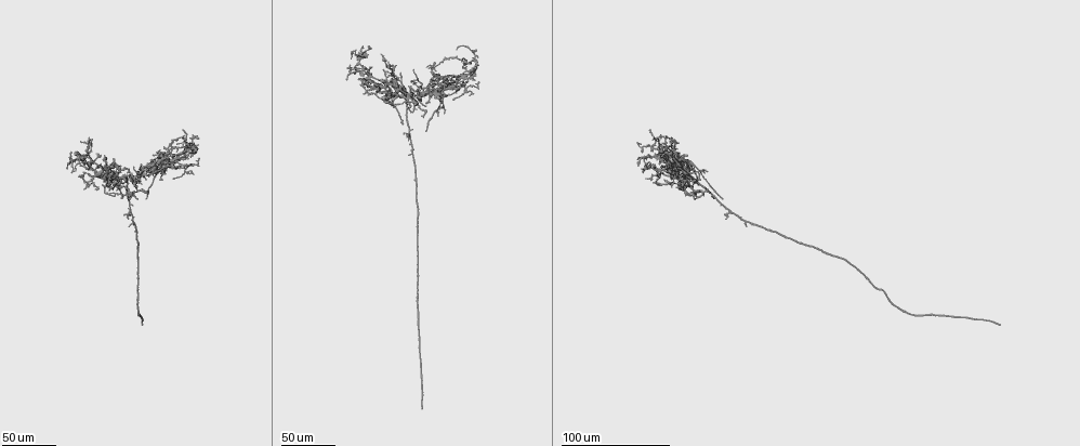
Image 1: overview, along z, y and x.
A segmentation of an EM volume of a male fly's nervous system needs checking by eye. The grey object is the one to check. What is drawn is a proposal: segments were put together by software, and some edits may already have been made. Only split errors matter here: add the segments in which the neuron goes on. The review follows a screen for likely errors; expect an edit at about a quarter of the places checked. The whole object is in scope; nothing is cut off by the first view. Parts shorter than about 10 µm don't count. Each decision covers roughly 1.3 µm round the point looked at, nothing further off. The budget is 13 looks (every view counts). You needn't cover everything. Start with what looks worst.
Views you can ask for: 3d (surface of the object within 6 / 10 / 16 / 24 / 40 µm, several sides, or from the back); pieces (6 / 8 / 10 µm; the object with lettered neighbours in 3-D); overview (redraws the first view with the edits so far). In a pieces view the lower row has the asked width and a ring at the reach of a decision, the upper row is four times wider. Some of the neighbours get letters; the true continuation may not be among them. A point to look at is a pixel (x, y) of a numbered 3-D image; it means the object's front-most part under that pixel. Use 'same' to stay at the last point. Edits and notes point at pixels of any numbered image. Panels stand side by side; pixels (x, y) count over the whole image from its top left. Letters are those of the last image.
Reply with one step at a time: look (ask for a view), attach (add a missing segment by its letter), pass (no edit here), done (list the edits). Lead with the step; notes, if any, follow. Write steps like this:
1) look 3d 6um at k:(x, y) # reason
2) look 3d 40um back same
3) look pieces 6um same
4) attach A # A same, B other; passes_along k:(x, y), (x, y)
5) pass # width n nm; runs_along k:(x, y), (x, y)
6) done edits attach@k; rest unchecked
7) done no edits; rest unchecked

look 3d 24um at 1:(423, 408) # long arm stops here

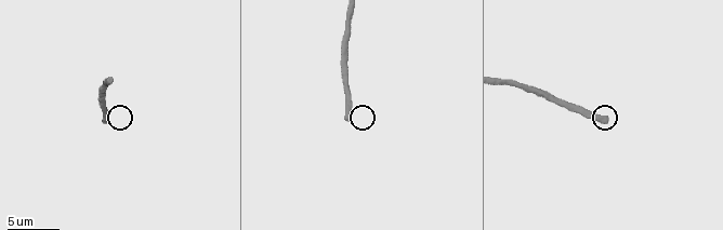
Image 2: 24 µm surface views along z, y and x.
look pieces 10um at 2:(348, 118)

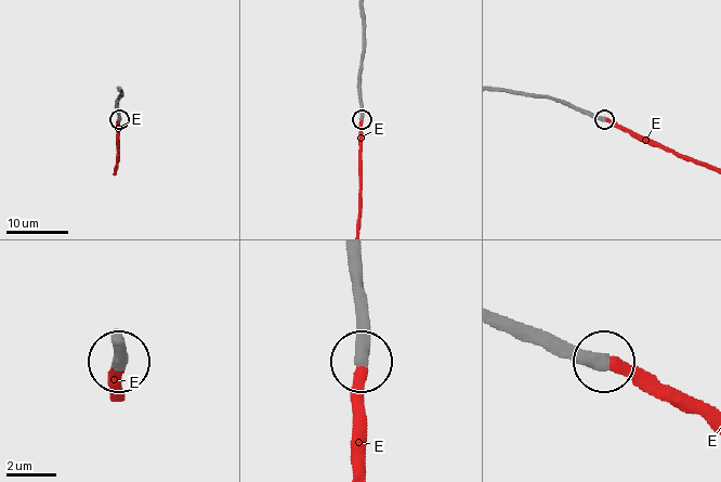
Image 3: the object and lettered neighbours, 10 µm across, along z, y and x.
attach E # E same; passes_along 3:(355, 301), (362, 318), (362, 461); it goes on there

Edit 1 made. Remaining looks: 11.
look 3d 40um at 1:(142, 164) # an open end

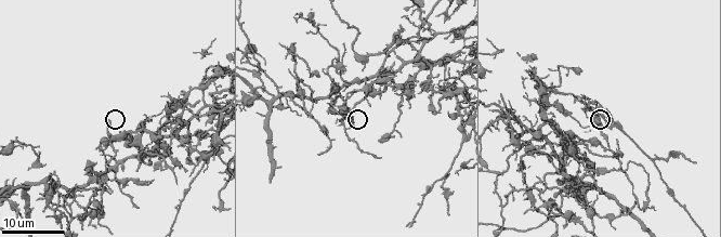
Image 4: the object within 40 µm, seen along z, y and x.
look pieces 6um at 4:(108, 122)

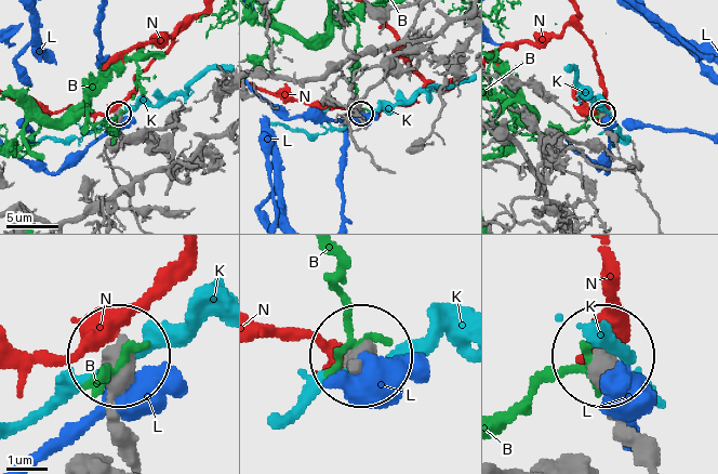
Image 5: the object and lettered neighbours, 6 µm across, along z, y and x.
pass # B other, K other, L other, N other; none of them fits

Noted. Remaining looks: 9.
look 3d 24um at 1:(660, 168) # an open end

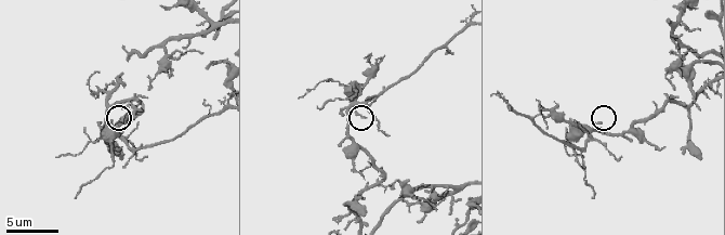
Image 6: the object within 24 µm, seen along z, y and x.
look pieces 6um at 6:(601, 122)

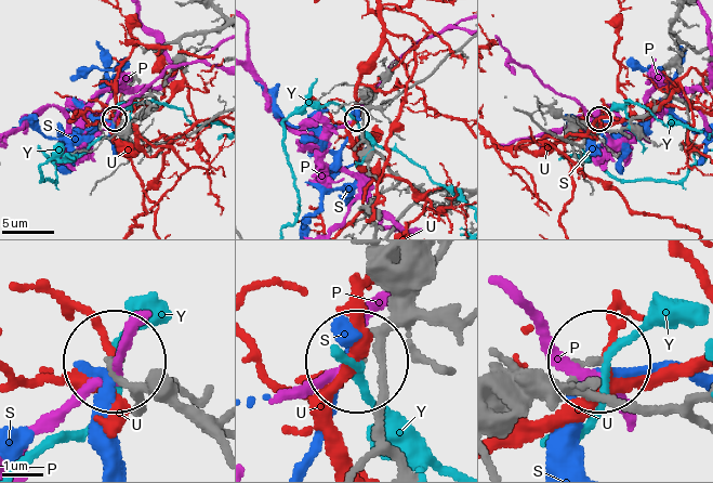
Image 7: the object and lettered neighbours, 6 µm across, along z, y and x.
pass # P other, S other, U other, Y other; none of them fits

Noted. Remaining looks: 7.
look 3d 24um at 1:(394, 66) # branch stops here

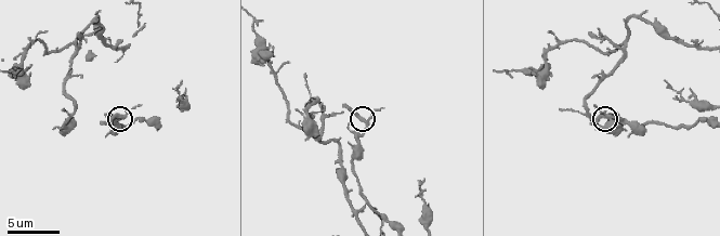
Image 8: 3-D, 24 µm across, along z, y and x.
look pieces 10um at 8:(591, 121)

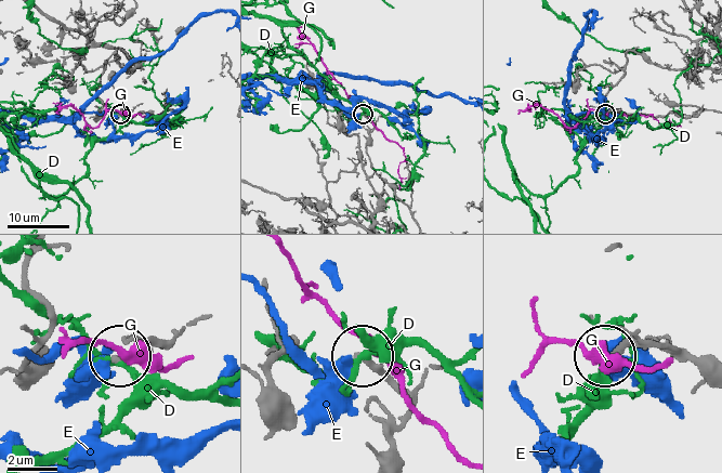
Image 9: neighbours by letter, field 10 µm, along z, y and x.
pass # D other, E other, G other; none of them fits

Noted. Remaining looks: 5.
look 3d 40um at 1:(674, 145) # long arm stops here

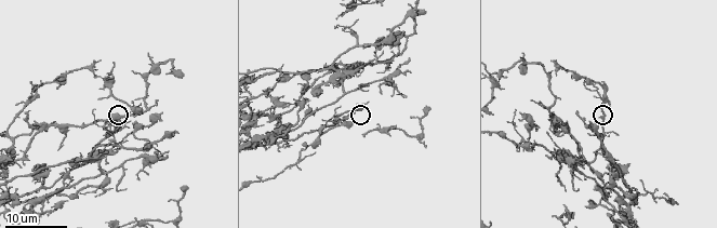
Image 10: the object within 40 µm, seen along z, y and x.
look pieces 6um at 10:(593, 115)

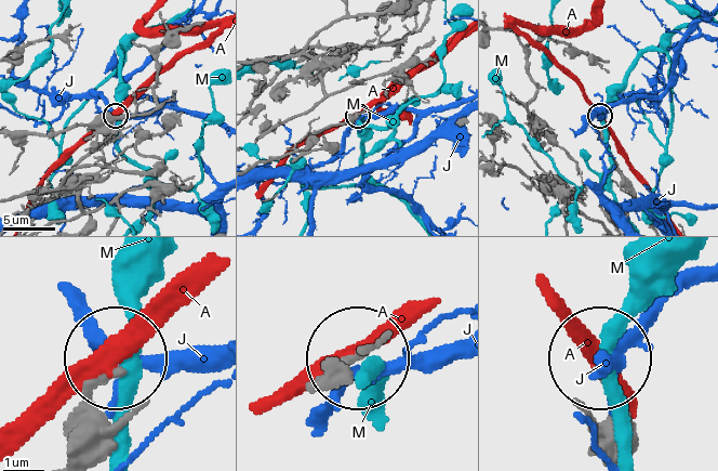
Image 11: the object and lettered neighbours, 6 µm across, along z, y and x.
pass # A other, J other, M other; no lettered segment goes on from it

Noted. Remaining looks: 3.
look 3d 24um at 4:(138, 206) # an open end

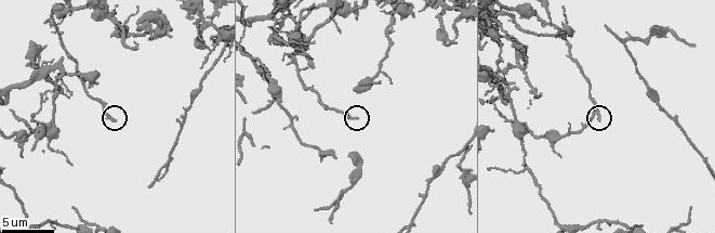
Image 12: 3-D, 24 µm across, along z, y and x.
look pieces 8um at 12:(598, 119)

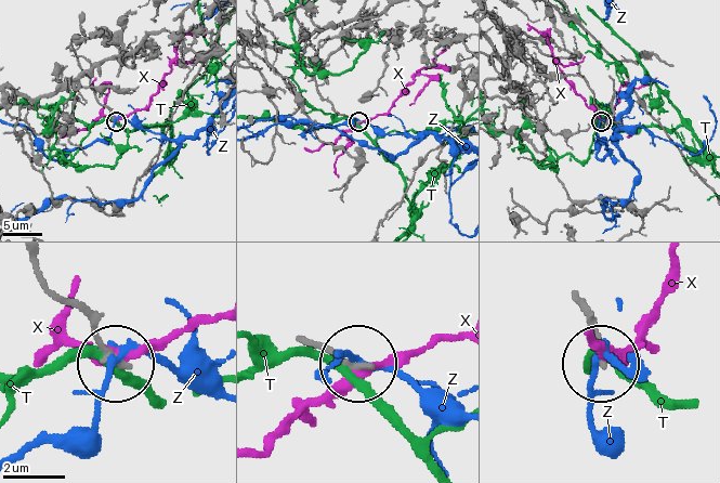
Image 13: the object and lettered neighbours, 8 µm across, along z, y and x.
pass # T other, X other, Z other; runs_along 13:(36, 265), (82, 312), (110, 356); none of them fits

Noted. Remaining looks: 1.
done edits attach@3; rest unchecked

